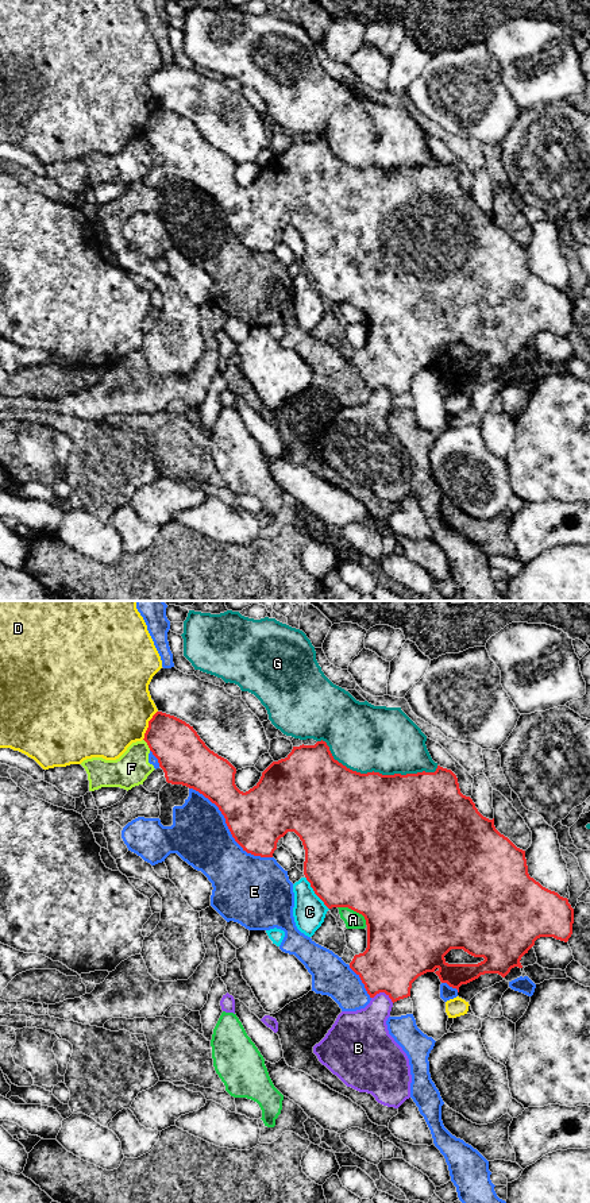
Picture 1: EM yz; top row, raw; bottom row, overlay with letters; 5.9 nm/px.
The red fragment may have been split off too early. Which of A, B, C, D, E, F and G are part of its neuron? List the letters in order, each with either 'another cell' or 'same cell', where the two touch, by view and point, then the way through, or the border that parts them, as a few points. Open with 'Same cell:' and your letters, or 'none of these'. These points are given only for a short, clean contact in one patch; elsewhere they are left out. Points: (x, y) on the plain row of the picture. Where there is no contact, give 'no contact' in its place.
Same cell: none of these
A: another cell | yz (354, 305)
B: another cell | yz (382, 386)
C: another cell | yz (315, 288)
D: another cell | yz (149, 120)
E: another cell | yz (228, 223)
F: another cell | yz (147, 139) | along yz (143, 134), (150, 145)
G: another cell | yz (373, 166)

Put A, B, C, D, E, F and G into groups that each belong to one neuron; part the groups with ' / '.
A D / B / C / E F / G

